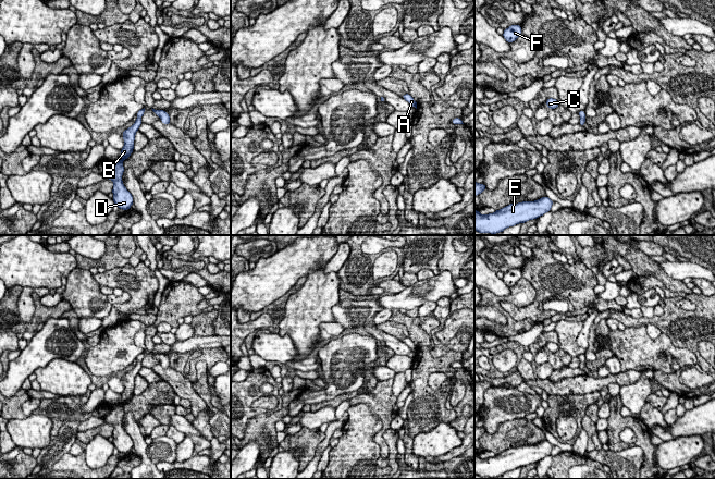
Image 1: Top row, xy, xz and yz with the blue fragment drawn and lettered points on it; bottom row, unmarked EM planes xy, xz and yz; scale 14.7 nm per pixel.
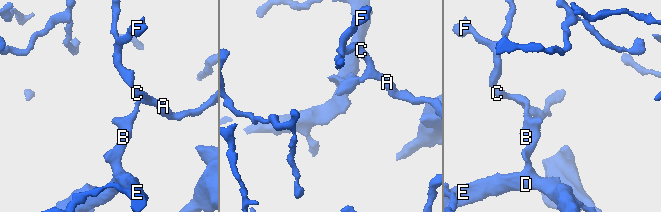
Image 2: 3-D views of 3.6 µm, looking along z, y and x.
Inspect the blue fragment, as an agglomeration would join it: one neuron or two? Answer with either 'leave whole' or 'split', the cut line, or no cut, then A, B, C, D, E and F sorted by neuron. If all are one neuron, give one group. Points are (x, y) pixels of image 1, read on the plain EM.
leave whole; cut none; groups A B C D E F

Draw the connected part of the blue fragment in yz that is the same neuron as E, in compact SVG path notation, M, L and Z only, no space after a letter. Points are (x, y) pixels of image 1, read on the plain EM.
M545 440L534 445L510 447L494 457L481 458L474 454L474 474L481 478L503 476L506 471L538 463L551 454L553 446Z

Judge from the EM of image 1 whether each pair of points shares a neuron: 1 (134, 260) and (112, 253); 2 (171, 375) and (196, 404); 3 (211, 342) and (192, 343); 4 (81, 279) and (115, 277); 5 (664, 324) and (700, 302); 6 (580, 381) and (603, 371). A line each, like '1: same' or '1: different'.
1: same
2: same
3: same
4: different
5: same
6: different

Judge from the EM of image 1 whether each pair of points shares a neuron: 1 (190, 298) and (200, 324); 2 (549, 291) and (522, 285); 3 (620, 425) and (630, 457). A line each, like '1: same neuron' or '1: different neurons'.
1: different neurons
2: different neurons
3: different neurons

